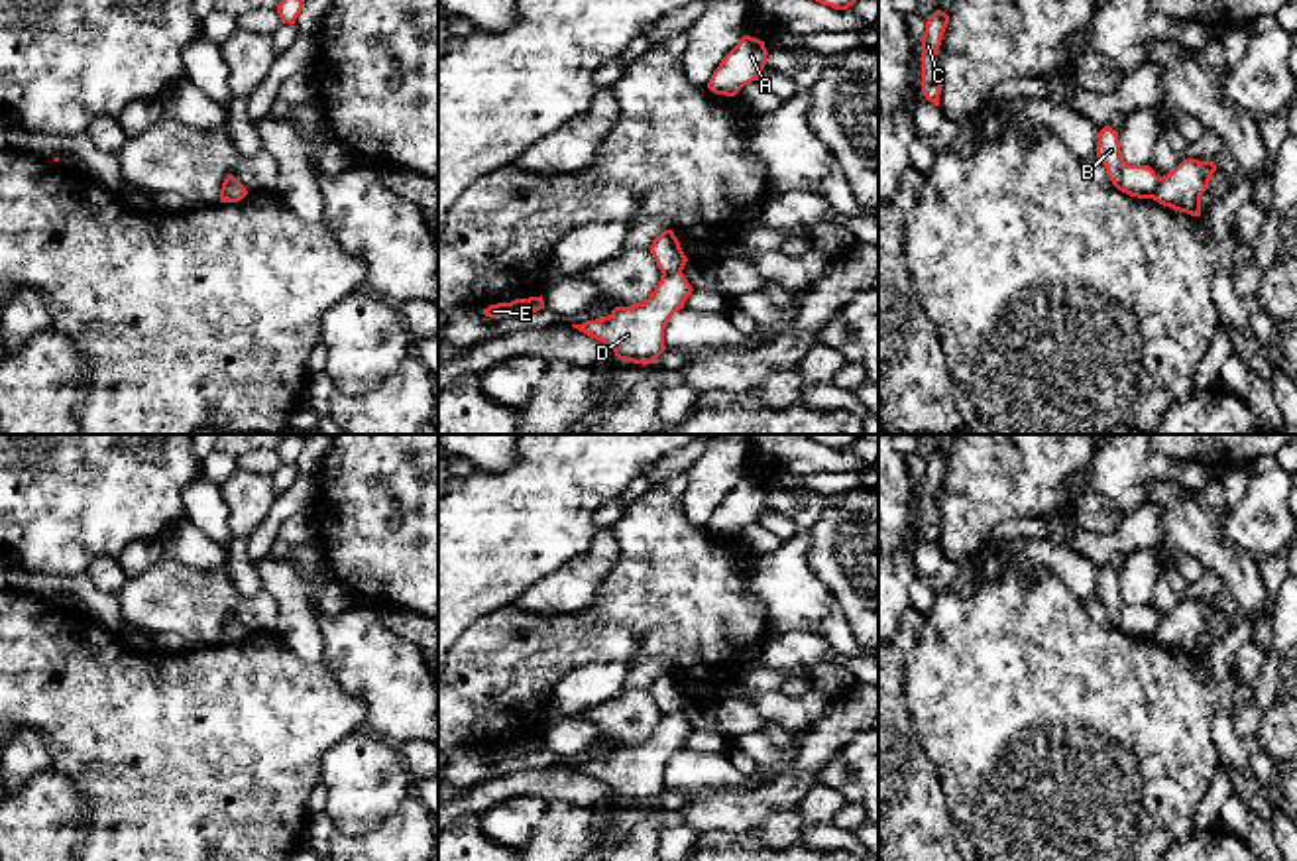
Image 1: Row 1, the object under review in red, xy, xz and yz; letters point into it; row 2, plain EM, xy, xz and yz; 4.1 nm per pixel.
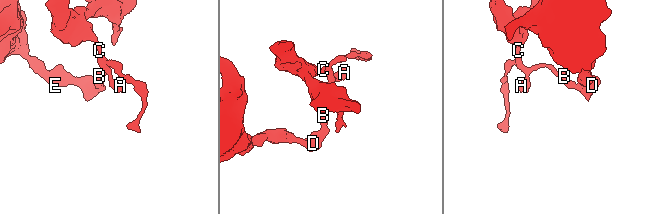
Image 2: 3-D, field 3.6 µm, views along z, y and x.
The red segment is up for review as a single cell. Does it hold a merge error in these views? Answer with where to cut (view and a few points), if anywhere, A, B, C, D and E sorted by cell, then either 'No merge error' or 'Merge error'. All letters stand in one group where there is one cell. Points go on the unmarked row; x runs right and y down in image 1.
Split along yz (1160, 618), (1152, 637). Groups: A B C / D E. Merge error

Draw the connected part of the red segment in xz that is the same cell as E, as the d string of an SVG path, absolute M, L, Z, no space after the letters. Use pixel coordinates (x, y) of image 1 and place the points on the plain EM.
M542 735L540 737L529 737L529 739L515 739L511 743L497 743L489 745L481 753L485 757L497 759L497 757L515 757L515 755L529 755L544 749Z

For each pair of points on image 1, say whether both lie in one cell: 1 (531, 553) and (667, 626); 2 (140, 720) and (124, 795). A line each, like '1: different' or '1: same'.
1: different
2: same

